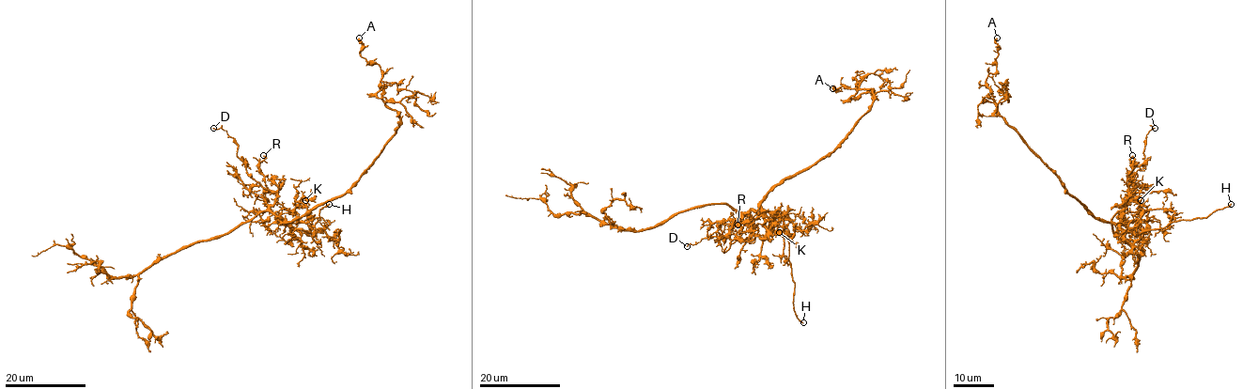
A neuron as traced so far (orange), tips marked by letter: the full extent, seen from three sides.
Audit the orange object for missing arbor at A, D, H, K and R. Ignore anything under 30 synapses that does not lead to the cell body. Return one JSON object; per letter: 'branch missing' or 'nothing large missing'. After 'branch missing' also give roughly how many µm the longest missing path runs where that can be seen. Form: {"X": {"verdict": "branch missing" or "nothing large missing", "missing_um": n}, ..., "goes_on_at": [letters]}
{"A": {"verdict": "nothing large missing"}, "D": {"verdict": "nothing large missing"}, "H": {"verdict": "branch missing", "missing_um": 30}, "K": {"verdict": "nothing large missing"}, "R": {"verdict": "nothing large missing"}, "goes_on_at": ["H"]}

